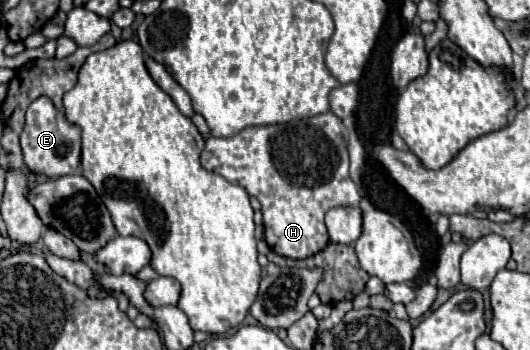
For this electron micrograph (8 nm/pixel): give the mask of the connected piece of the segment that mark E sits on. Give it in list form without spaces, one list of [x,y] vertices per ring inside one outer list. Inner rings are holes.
[[[39,96],[27,108],[27,122],[19,136],[19,144],[23,150],[23,160],[35,174],[45,174],[49,178],[77,174],[81,166],[81,128],[71,124],[63,112],[59,112],[51,98]]]

